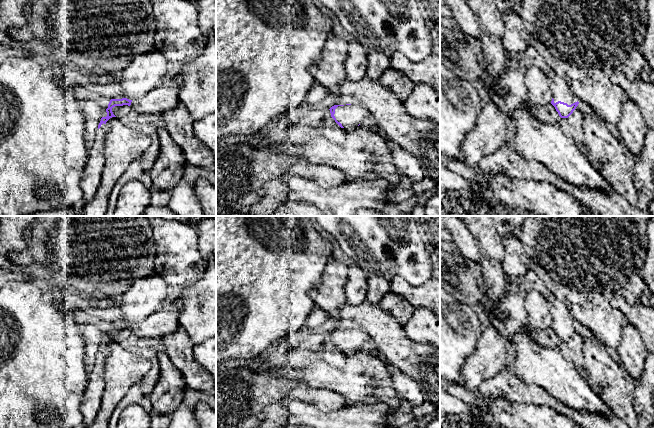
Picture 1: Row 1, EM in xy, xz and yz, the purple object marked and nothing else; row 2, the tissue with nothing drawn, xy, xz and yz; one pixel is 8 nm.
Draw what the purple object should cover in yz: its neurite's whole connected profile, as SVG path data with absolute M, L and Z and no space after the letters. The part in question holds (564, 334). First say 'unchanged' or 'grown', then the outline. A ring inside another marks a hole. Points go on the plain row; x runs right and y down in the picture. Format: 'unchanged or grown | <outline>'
grown | M549 292L547 301L553 320L551 328L561 342L568 342L578 330L578 323L572 317L565 303L553 293Z

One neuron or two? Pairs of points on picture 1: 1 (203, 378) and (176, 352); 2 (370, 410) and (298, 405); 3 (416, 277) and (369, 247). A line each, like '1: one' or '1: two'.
1: one
2: one
3: one

